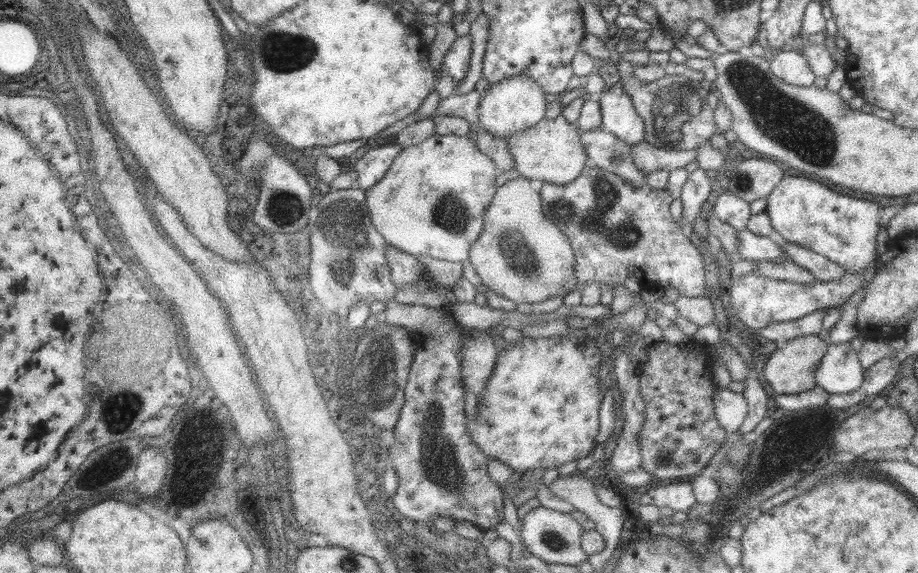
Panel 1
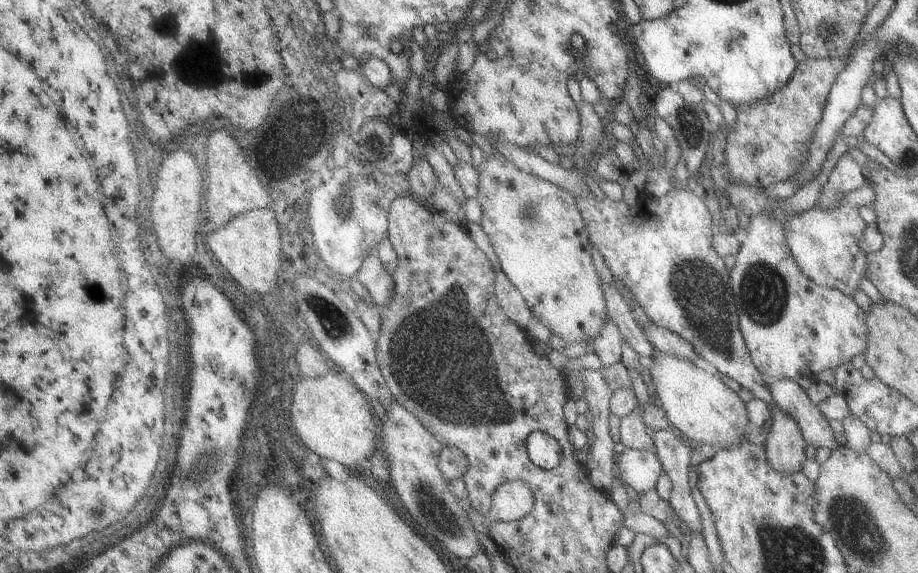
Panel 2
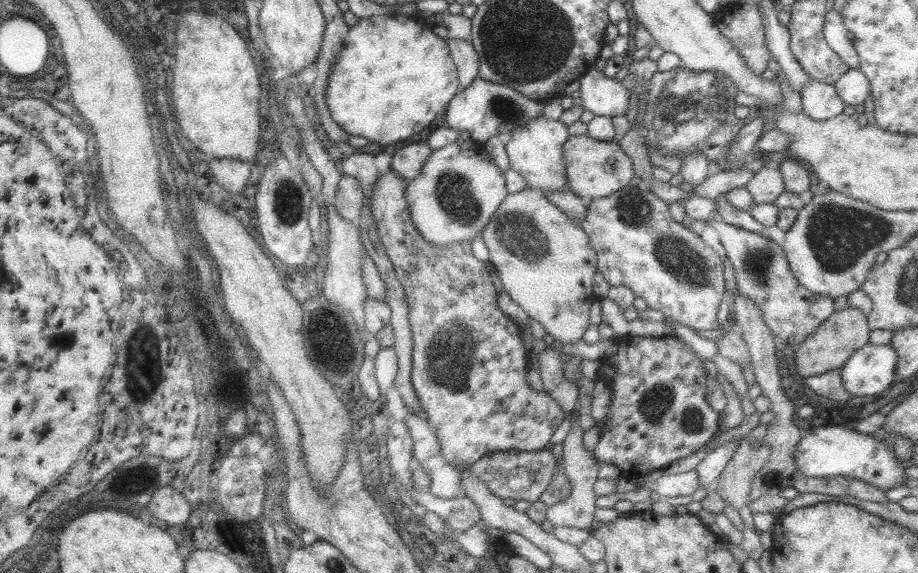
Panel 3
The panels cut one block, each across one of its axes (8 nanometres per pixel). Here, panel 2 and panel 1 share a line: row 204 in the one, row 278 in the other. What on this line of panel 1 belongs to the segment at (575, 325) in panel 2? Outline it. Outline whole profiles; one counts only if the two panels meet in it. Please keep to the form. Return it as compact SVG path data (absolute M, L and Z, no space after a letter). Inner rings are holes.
M515 175L507 178L507 182L496 189L490 206L484 213L483 229L480 236L472 243L468 260L476 269L484 286L490 291L520 304L539 306L544 300L554 296L565 296L576 290L575 254L568 237L547 219L541 205L541 194L532 189L526 178Z

